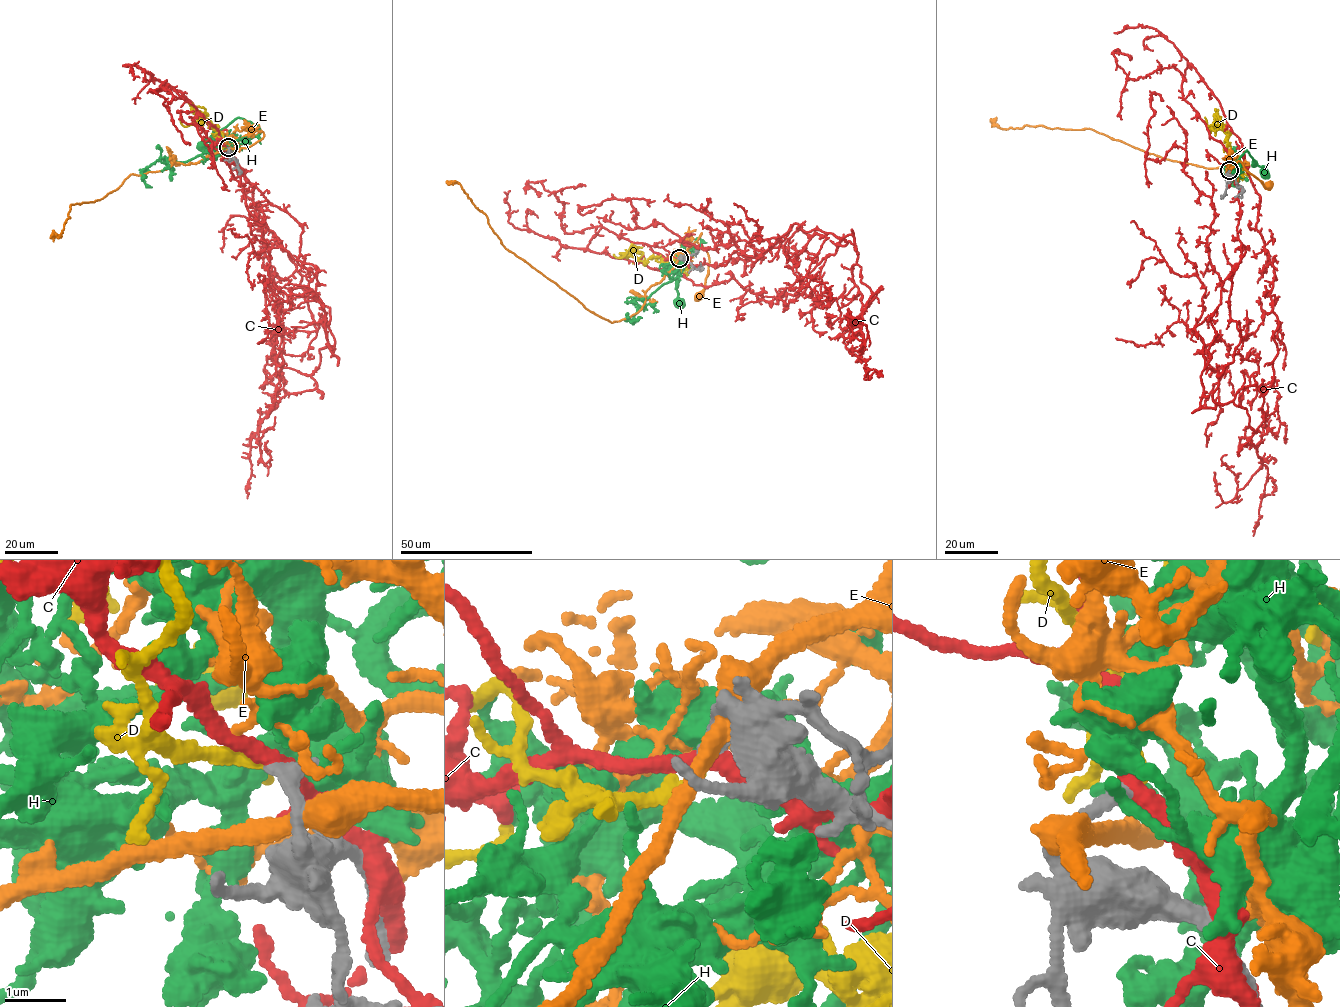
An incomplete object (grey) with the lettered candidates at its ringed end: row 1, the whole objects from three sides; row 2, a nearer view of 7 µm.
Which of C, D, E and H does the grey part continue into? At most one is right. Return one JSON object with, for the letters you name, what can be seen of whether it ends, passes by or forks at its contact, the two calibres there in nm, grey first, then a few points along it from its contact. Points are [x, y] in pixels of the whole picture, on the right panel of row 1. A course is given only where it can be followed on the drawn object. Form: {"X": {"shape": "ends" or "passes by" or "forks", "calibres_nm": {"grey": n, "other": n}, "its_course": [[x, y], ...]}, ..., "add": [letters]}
{"D": {"shape": "ends", "calibres_nm": {"grey": 240, "other": 220}, "its_course": [[1230, 171], [1226, 160], [1230, 153], [1227, 135], [1217, 116], [1216, 126], [1208, 128], [1205, 117]]}, "add": ["D"]}

